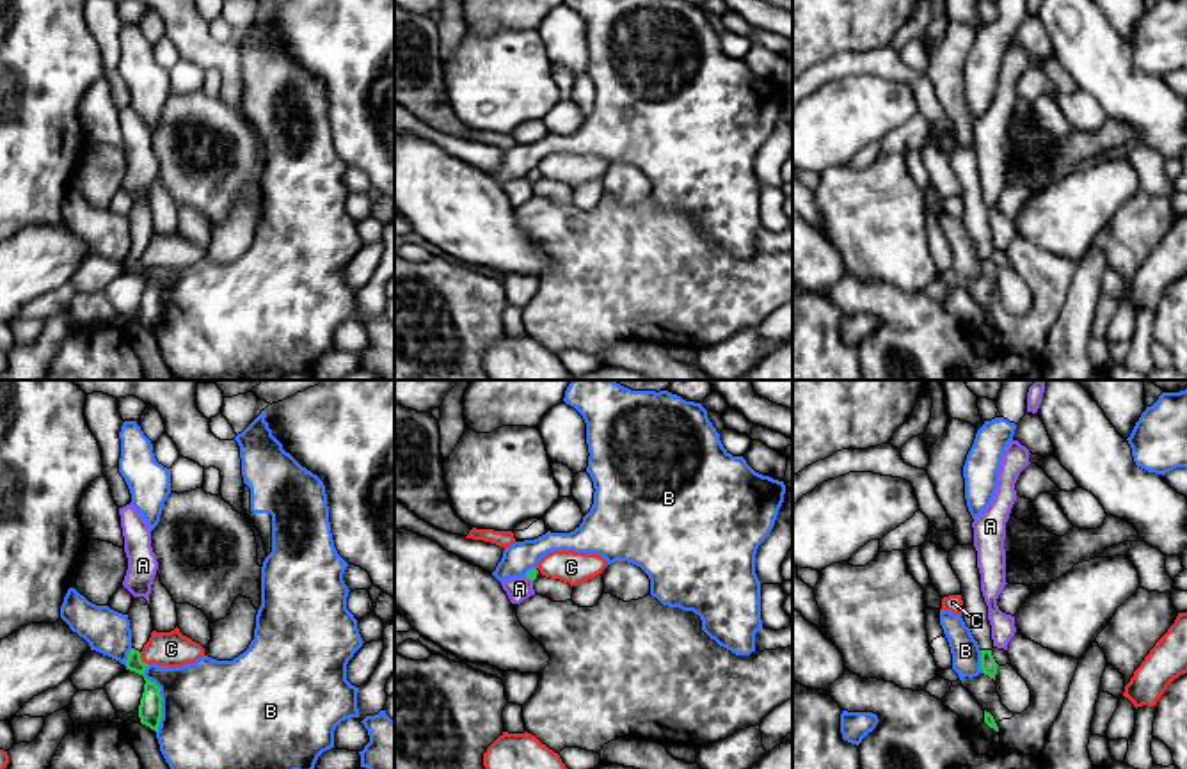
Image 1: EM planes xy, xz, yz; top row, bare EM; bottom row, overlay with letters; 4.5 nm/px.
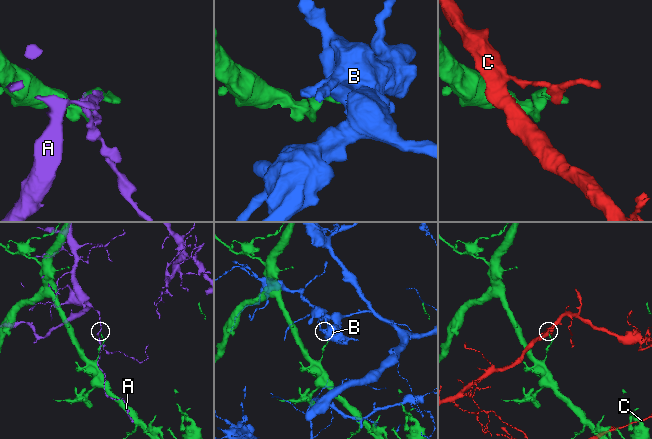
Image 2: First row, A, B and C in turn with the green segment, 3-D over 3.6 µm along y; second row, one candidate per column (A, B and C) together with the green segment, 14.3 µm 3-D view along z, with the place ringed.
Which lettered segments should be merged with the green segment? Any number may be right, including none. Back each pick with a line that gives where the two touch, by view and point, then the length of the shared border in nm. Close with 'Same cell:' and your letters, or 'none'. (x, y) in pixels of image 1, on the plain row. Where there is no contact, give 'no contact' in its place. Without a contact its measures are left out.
Same cell: none

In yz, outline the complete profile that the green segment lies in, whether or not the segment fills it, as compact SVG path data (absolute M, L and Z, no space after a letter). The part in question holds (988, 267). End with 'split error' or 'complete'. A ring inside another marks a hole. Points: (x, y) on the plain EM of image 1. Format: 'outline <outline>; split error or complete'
outline M974 146L954 147L949 155L949 165L961 185L961 220L979 247L981 272L984 277L995 282L999 266L992 258L992 227L988 222L988 208L981 194L981 176L977 170L977 153Z; split error

